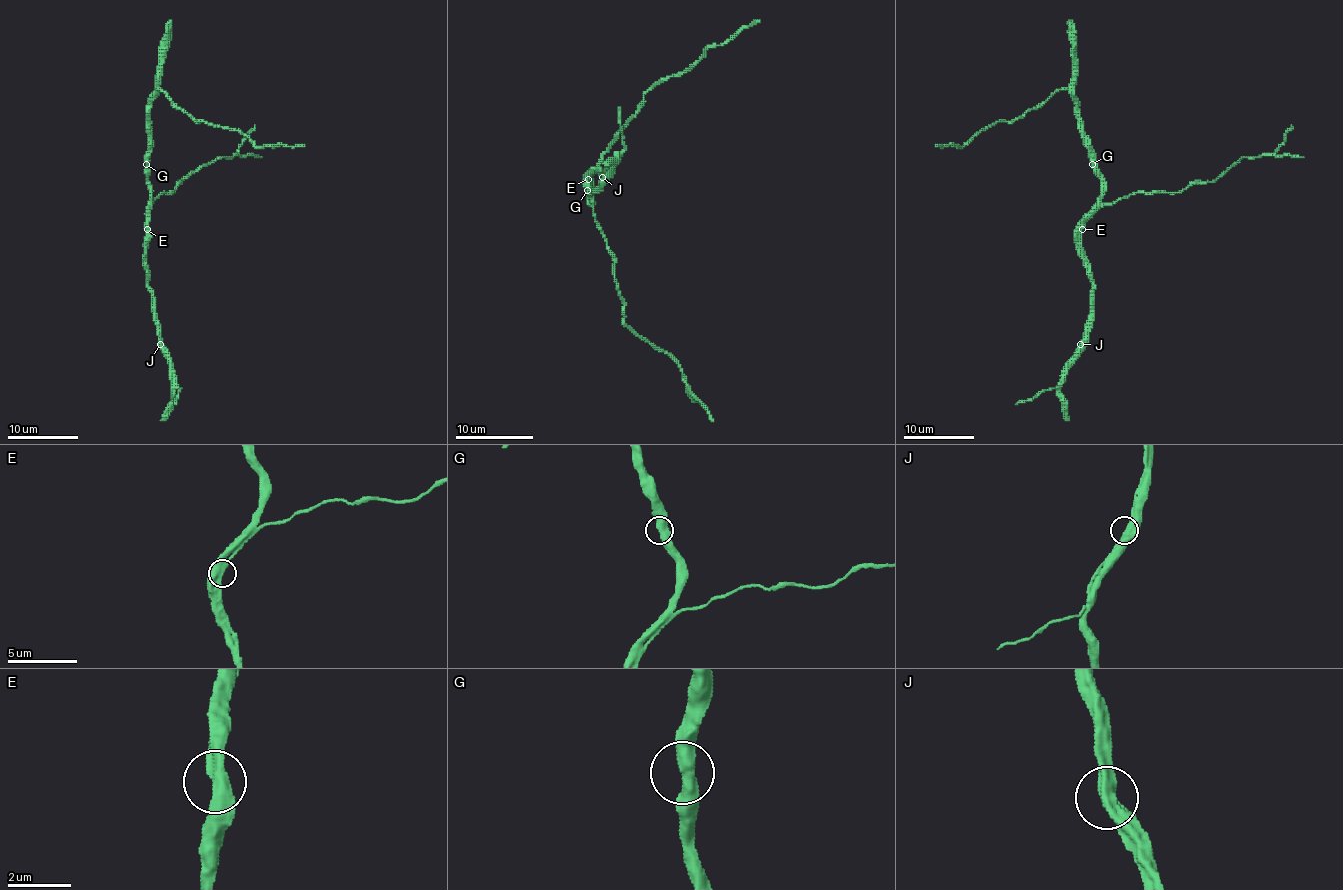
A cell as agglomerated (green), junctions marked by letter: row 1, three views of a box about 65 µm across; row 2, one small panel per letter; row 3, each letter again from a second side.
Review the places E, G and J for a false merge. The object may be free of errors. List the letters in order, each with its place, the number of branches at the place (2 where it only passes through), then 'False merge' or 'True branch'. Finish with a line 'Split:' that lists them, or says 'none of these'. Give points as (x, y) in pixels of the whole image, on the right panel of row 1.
E: Place: (1082, 229). Branches: 2. True branch
G: Place: (1092, 164). Branches: 2. True branch
J: Place: (1080, 344). Branches: 2. True branch
Split: none of these

